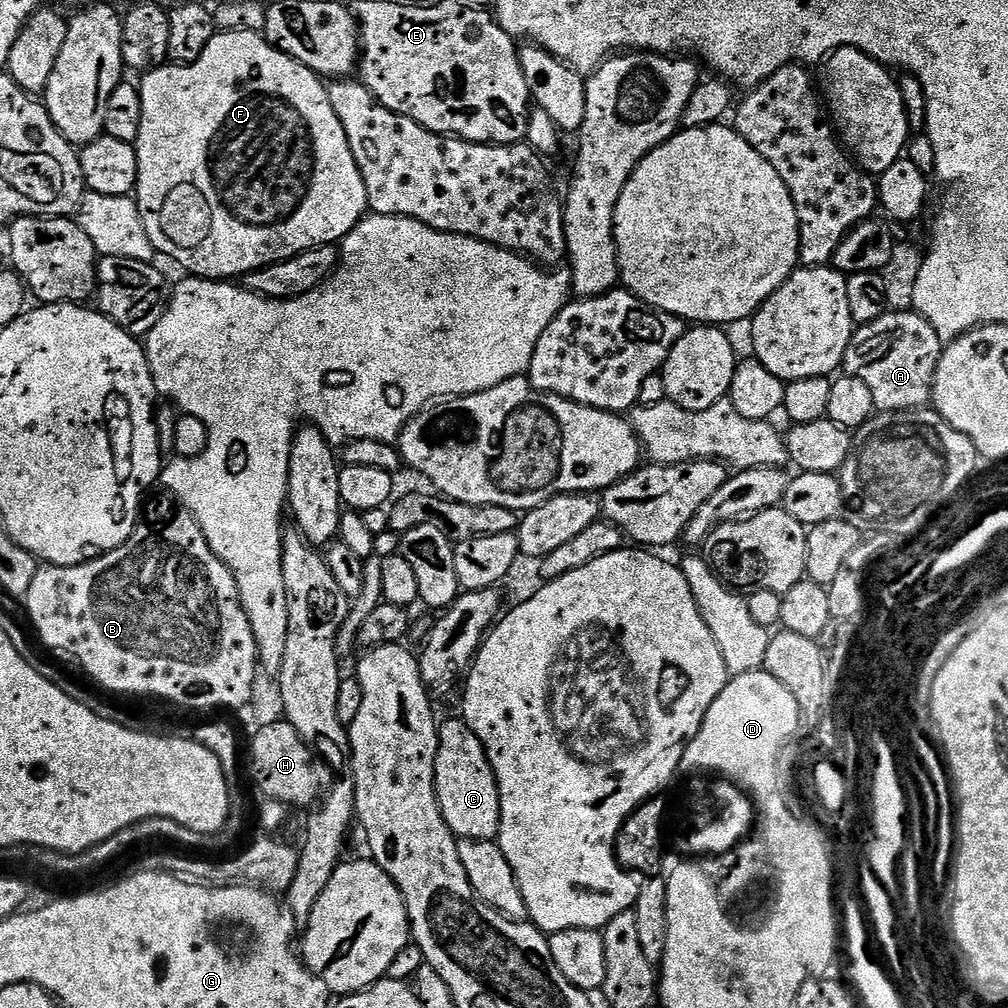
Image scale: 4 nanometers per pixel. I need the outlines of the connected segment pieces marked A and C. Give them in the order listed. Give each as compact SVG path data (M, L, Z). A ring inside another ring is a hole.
M889 310L874 322L859 325L850 338L850 346L846 346L843 371L847 375L862 378L862 382L866 382L870 394L874 394L876 412L880 414L919 410L925 407L932 398L932 383L938 370L942 341L938 338L934 326L930 326L930 322L926 322L926 318L922 318L919 312L907 311Z
M460 718L443 721L439 729L436 797L446 826L461 840L496 840L500 835L500 791L482 742Z

